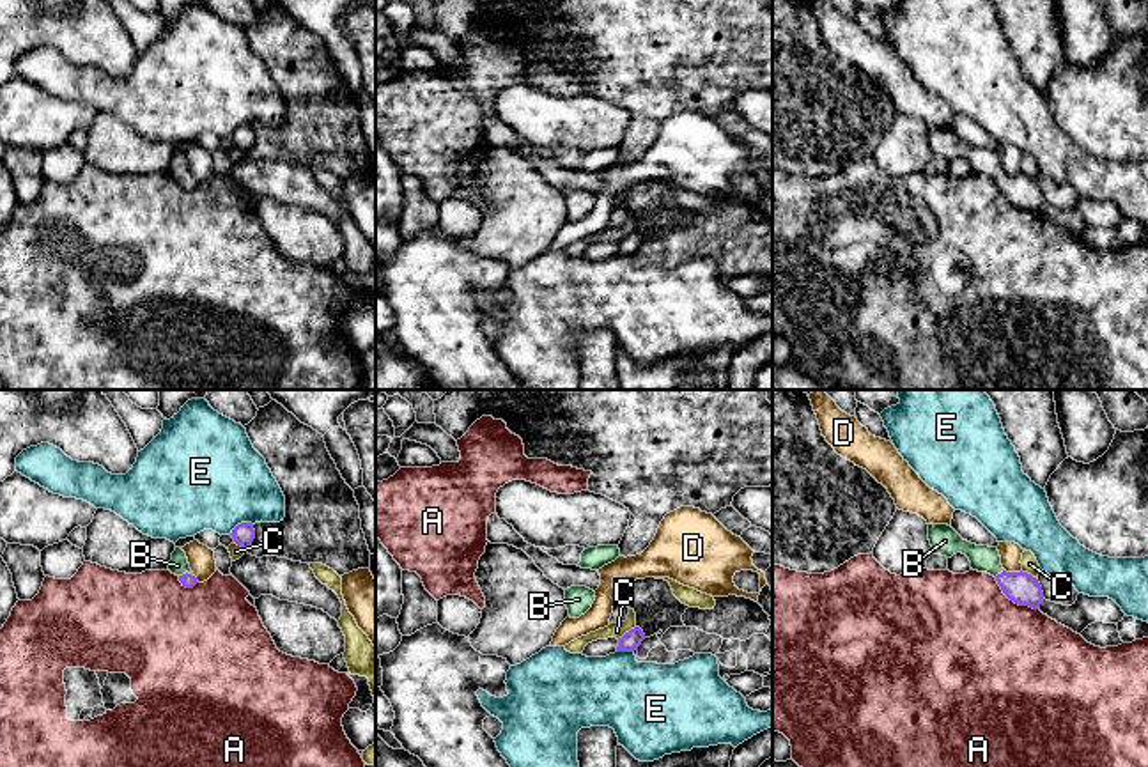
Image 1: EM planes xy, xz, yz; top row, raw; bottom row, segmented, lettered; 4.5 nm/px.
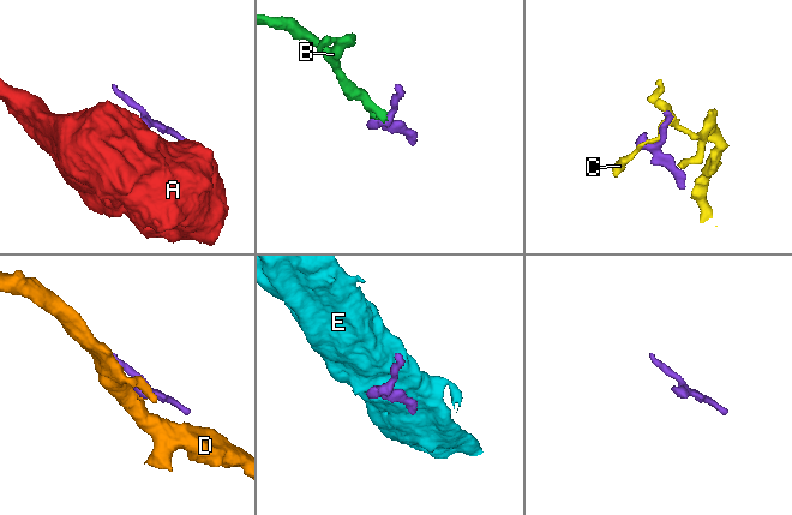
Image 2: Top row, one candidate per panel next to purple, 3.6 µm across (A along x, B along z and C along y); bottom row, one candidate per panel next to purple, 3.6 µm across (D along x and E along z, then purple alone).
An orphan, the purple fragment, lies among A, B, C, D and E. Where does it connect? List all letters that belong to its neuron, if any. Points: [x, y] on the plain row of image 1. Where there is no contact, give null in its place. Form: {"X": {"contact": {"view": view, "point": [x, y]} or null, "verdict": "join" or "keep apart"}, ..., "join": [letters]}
{"A": {"contact": {"view": "yz", "point": [1014, 204]}, "verdict": "keep apart"}, "B": {"contact": {"view": "xy", "point": [186, 176]}, "verdict": "join"}, "C": {"contact": {"view": "xz", "point": [626, 236]}, "verdict": "keep apart"}, "D": {"contact": {"view": "yz", "point": [1014, 176]}, "verdict": "keep apart"}, "E": {"contact": {"view": "xy", "point": [241, 126]}, "verdict": "keep apart"}, "join": ["B"]}

